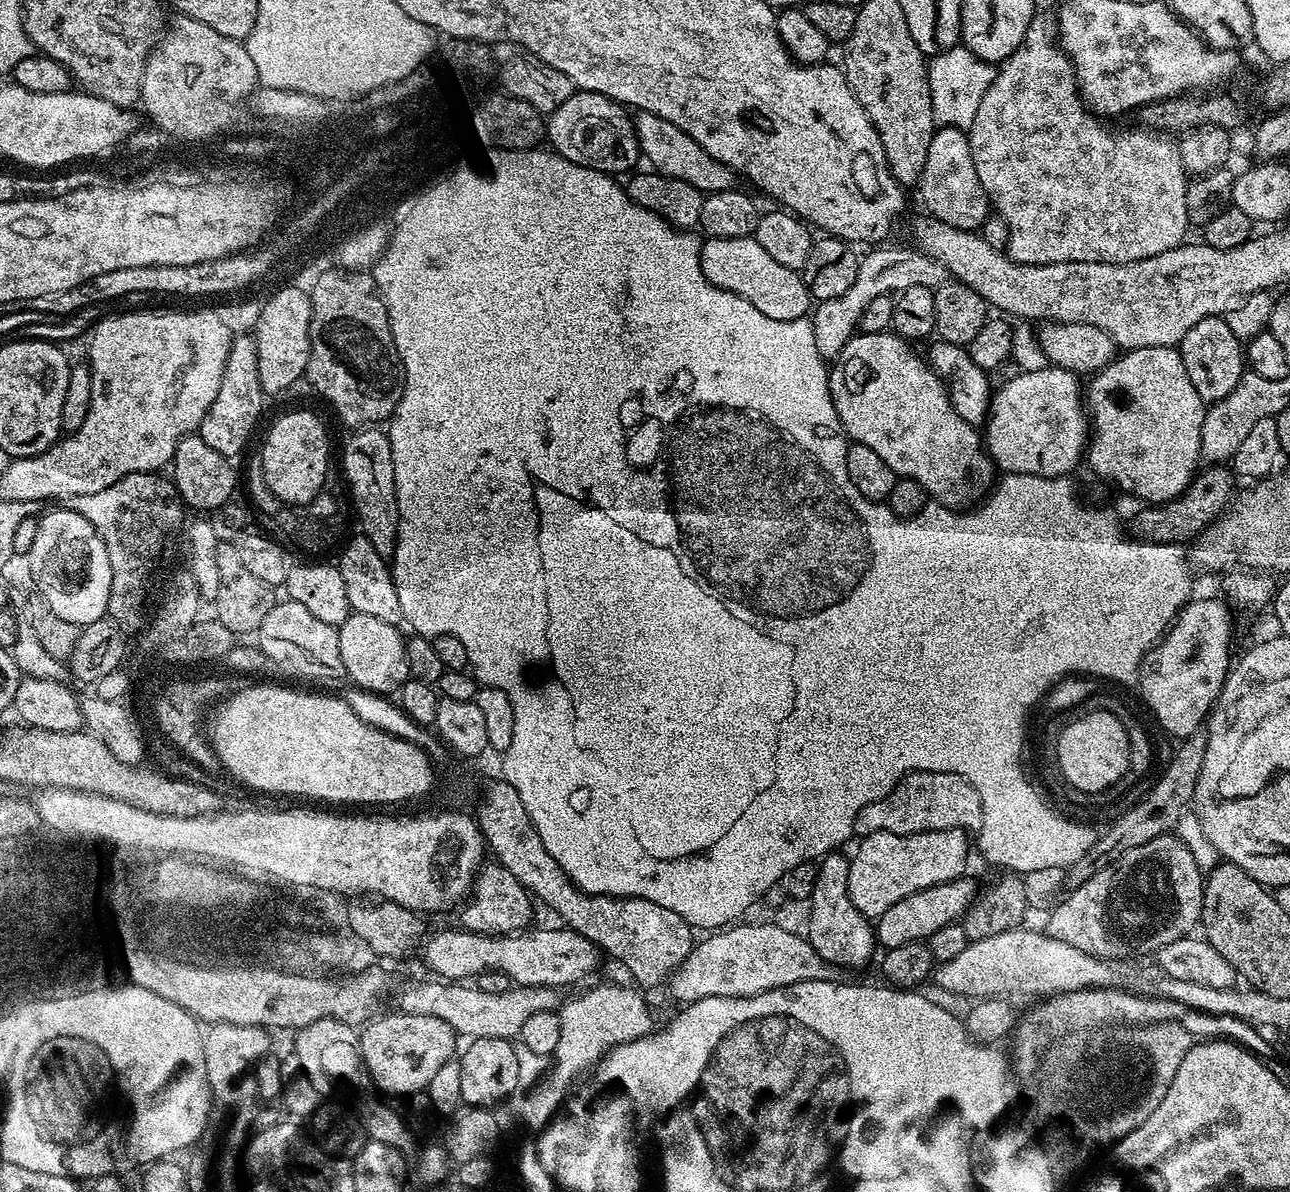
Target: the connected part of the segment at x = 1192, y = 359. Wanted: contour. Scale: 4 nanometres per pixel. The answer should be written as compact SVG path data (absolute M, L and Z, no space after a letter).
M1224 316L1202 318L1202 322L1190 326L1179 342L1180 357L1186 362L1186 372L1194 382L1194 388L1205 402L1221 400L1238 386L1246 371L1246 348L1230 330Z

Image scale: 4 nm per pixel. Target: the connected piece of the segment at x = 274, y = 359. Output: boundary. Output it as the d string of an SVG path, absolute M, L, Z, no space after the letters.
M280 288L276 294L263 302L260 316L254 327L256 353L258 354L258 378L265 393L284 392L296 379L303 377L308 371L308 355L310 354L310 322L312 321L312 297L300 288Z

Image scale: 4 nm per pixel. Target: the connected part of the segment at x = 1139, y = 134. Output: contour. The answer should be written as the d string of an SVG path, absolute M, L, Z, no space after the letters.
M1040 14L1033 15L1032 24L1028 27L1023 42L1018 46L1018 50L1014 50L1012 56L999 65L992 85L979 103L973 124L966 129L974 170L978 170L978 182L982 182L982 190L987 194L991 207L1002 218L1006 218L1006 226L1010 226L1010 242L1006 254L1016 264L1069 264L1070 262L1129 264L1135 260L1154 258L1166 250L1174 250L1185 243L1187 236L1184 235L1190 231L1188 222L1190 180L1185 173L1177 141L1156 130L1145 130L1140 127L1141 129L1124 128L1121 132L1115 132L1104 124L1107 123L1089 109L1078 91L1076 72L1068 61L1068 55L1058 43L1058 29L1055 23Z

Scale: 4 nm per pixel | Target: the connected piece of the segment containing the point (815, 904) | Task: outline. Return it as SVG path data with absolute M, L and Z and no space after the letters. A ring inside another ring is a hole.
M835 851L821 857L817 865L815 886L810 897L812 909L808 912L808 941L818 950L818 954L837 970L843 968L864 968L877 955L878 941L873 921L850 902L849 857Z

